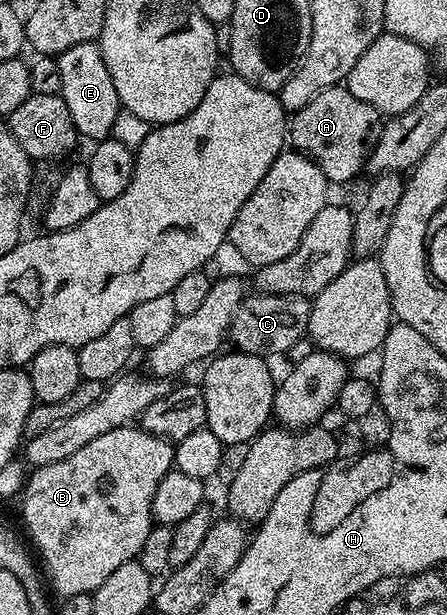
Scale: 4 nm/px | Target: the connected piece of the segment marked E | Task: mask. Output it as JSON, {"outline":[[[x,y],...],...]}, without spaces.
{"outline":[[[98,43],[69,46],[69,50],[62,52],[57,59],[61,70],[59,95],[63,97],[65,106],[69,106],[73,126],[79,131],[80,137],[90,142],[108,139],[121,105],[117,98],[117,86],[113,86],[113,78],[109,78],[109,66],[105,66]]]}

